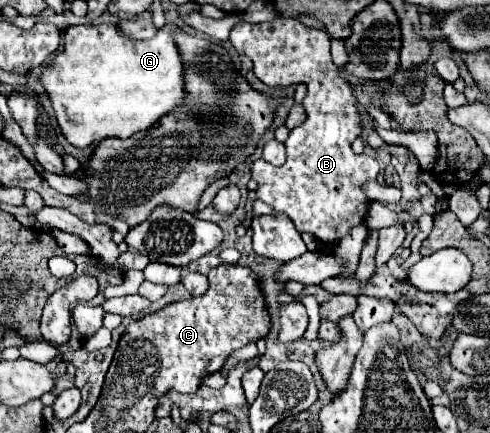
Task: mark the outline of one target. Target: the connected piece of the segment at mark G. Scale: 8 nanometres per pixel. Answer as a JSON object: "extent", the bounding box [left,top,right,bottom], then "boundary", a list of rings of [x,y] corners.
{"extent":[41,23,187,147],"boundary":[[[167,23],[153,39],[137,41],[121,33],[117,25],[71,25],[63,33],[65,49],[49,63],[41,75],[41,83],[49,93],[55,109],[55,117],[61,133],[75,147],[89,147],[105,137],[127,139],[137,131],[145,131],[155,125],[165,113],[171,113],[185,101],[185,63],[177,49],[175,37],[187,33],[175,23]]]}

